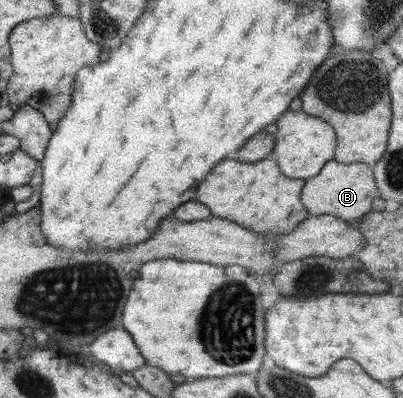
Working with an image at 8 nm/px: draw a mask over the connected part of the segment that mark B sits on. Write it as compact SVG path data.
M329 160L321 171L304 183L300 195L301 202L309 215L333 215L349 222L359 220L371 211L372 203L379 196L374 173L366 163L339 163Z

